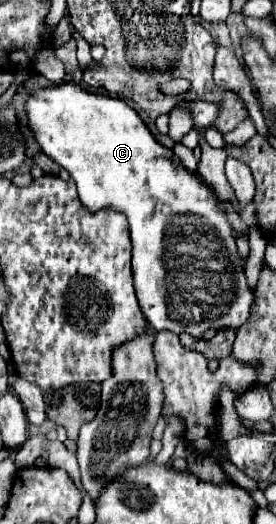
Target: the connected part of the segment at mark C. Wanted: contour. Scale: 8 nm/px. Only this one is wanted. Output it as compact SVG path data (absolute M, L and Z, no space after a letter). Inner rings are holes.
M65 82L63 86L55 86L55 88L41 88L41 90L31 90L31 96L25 104L27 108L27 116L29 116L29 126L35 134L35 140L39 142L41 150L51 156L57 164L61 164L61 168L65 168L71 178L75 180L77 184L77 190L79 190L79 198L81 198L81 204L87 206L89 212L99 212L99 210L115 210L115 212L121 212L125 218L127 218L127 224L129 224L129 236L131 236L131 244L133 244L133 282L135 282L135 292L137 292L137 300L139 300L139 306L149 322L149 326L153 330L171 330L175 334L189 334L193 338L201 338L201 334L205 330L221 330L221 328L233 328L233 330L239 330L251 316L251 308L253 308L253 302L255 302L255 290L249 288L249 282L247 282L247 276L245 276L245 264L243 260L239 258L239 250L235 246L235 232L229 224L229 216L227 216L227 210L225 210L225 202L219 200L217 192L213 190L211 184L207 184L199 172L189 172L181 162L179 158L173 154L173 150L161 146L153 134L149 132L149 128L145 126L145 122L141 120L141 116L129 108L123 100L119 98L111 98L111 96L101 96L101 94L91 94L87 90L83 90L81 86L75 86L75 84L69 84ZM159 148L167 150L167 156L163 156L159 152Z

